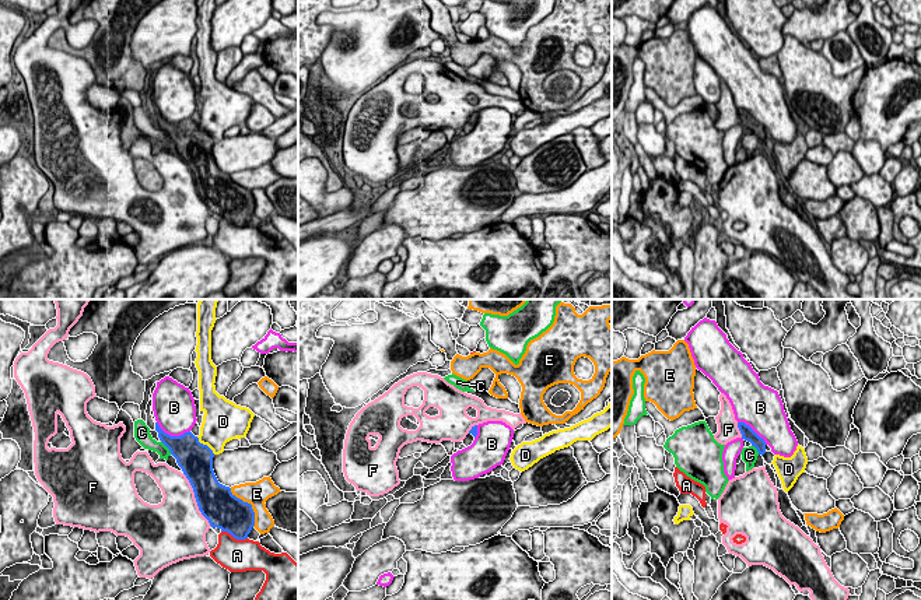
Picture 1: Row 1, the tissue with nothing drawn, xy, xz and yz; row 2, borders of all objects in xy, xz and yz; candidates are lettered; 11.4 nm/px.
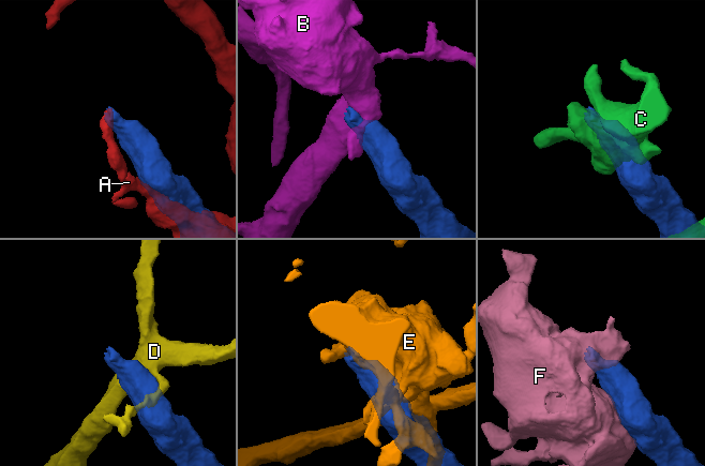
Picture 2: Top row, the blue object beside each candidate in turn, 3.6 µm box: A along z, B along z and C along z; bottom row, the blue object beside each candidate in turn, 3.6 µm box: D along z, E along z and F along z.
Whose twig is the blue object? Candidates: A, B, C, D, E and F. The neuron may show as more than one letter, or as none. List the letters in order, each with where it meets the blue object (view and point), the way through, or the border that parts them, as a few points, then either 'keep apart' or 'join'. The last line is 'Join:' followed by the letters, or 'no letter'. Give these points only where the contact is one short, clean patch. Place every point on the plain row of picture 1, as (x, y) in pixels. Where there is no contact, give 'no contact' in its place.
A: xy (234, 224) | keep apart
B: xy (172, 123) | keep apart
C: xy (167, 133) | keep apart
D: xy (205, 132) | keep apart
E: xy (251, 192) | keep apart
F: xy (196, 186) | keep apart
Join: no letter

